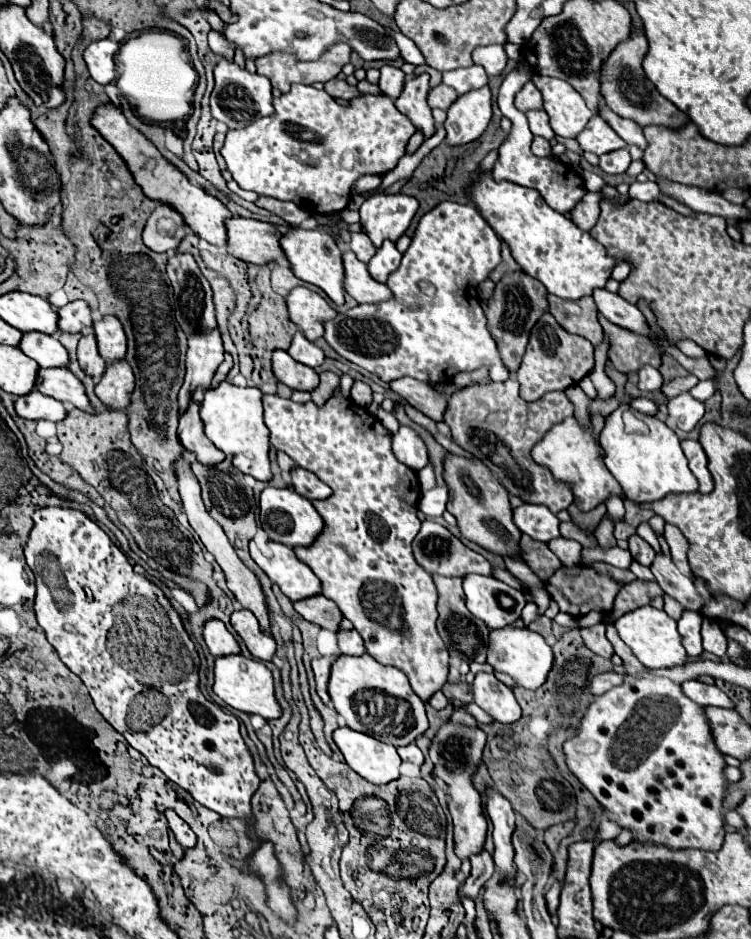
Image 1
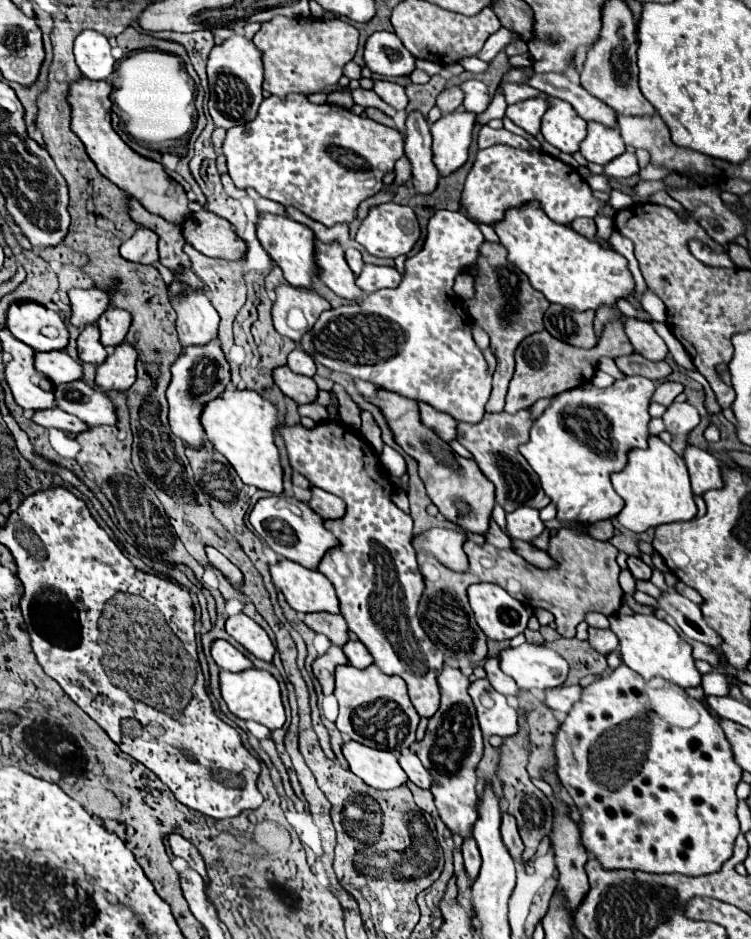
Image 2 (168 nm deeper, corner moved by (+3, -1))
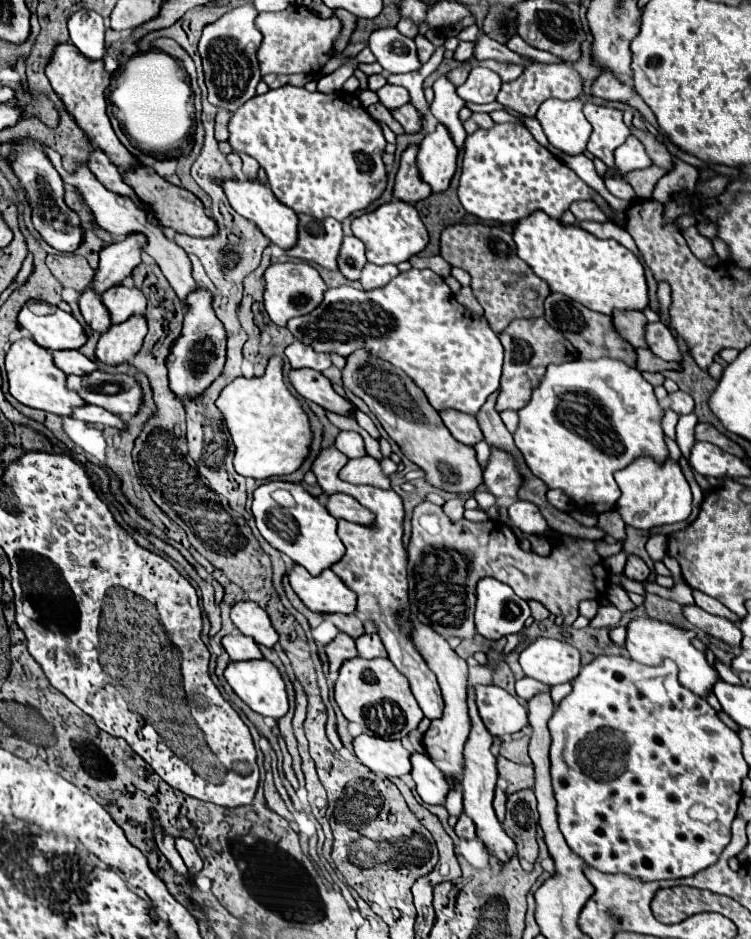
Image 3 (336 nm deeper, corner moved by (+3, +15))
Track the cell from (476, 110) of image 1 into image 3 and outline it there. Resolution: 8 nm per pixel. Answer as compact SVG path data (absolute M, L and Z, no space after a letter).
M438 122L436 128L426 134L418 152L418 170L424 182L432 186L432 192L442 192L448 188L456 172L458 146L454 144L448 128Z

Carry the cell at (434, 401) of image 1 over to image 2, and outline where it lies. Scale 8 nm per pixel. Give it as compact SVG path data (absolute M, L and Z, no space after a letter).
M420 404L420 418L422 422L432 428L442 440L452 442L456 440L458 432L456 432L456 420L452 420L452 416L444 414L444 412L436 412L434 408L428 408L428 404Z

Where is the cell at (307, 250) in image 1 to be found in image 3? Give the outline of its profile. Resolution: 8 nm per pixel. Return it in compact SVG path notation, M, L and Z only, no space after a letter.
M234 178L234 180L224 182L222 188L224 188L232 208L240 216L254 222L262 230L262 234L272 240L272 244L280 246L282 250L292 248L292 244L296 242L296 236L298 236L298 214L292 212L292 208L288 208L286 204L280 204L280 200L276 200L276 196L272 196L272 190L266 184L262 184L258 180L246 180L246 178L238 180L238 178Z

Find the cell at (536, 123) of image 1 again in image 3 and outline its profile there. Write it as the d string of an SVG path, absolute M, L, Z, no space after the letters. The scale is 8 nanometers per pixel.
M532 64L524 68L524 74L508 84L502 84L502 90L498 94L498 102L506 108L524 114L524 116L536 116L540 104L548 98L560 98L560 100L572 100L582 92L582 78L580 74L566 64Z

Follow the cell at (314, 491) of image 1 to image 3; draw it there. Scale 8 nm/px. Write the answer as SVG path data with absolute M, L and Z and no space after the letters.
M344 492L324 496L322 500L334 518L344 518L344 520L350 520L356 524L372 524L372 520L374 520L370 510L366 510L358 500L354 500L352 496L348 496Z

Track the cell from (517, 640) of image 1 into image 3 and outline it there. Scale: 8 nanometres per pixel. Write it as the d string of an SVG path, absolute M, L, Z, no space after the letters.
M544 636L524 648L518 662L526 676L550 686L570 682L580 672L580 652L568 642Z

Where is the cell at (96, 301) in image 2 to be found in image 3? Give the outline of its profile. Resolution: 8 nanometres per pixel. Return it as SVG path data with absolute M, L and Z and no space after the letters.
M124 236L122 240L100 250L100 264L94 272L90 288L104 294L108 288L122 284L142 262L144 236Z

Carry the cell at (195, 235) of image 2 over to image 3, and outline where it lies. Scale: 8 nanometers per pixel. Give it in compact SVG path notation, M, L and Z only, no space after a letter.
M138 166L138 168L134 168L132 172L126 172L126 174L122 172L122 176L124 176L124 182L134 188L138 198L144 204L152 206L152 210L154 210L154 214L156 214L156 218L160 220L162 226L168 226L168 228L172 228L172 230L176 230L180 234L198 236L198 238L216 236L216 232L218 232L216 220L212 220L212 216L206 214L206 208L204 208L202 200L198 196L194 196L190 190L170 184L168 180L164 180L156 172L146 170L144 166Z

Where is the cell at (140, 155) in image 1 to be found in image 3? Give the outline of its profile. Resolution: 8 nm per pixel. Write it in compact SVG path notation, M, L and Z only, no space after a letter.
M70 42L56 46L54 56L50 64L46 66L46 76L54 88L56 94L60 94L66 110L76 120L76 124L82 128L82 132L88 136L92 144L96 144L120 170L128 172L130 168L136 168L140 160L126 150L126 146L118 140L118 136L112 130L110 118L106 116L106 100L104 90L110 84L110 72L106 72L102 60L88 60L86 56L80 56L76 48L72 48Z

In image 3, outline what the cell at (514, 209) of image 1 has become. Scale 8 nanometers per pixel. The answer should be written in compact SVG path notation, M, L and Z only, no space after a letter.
M532 212L514 224L514 242L518 246L518 256L542 278L548 282L552 292L560 292L596 312L612 314L614 308L618 310L642 310L648 306L648 288L644 278L644 266L640 260L620 242L616 240L600 240L594 234L582 230L578 224L562 224L560 220L552 220L546 212Z

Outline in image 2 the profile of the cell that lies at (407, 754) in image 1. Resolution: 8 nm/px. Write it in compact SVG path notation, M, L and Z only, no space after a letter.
M402 752L398 756L402 770L408 774L408 780L414 782L422 790L430 790L434 786L434 778L428 774L428 770L422 766L418 756L414 752Z

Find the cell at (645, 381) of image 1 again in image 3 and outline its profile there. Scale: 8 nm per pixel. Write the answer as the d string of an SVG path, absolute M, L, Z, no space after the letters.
M580 358L548 368L540 386L532 392L530 402L520 410L520 424L514 432L514 444L522 452L530 472L548 488L560 488L578 508L600 514L612 510L620 496L620 488L614 480L616 470L626 468L642 454L652 454L658 460L668 456L660 418L662 408L654 396L654 388L644 380L638 368L612 358Z

